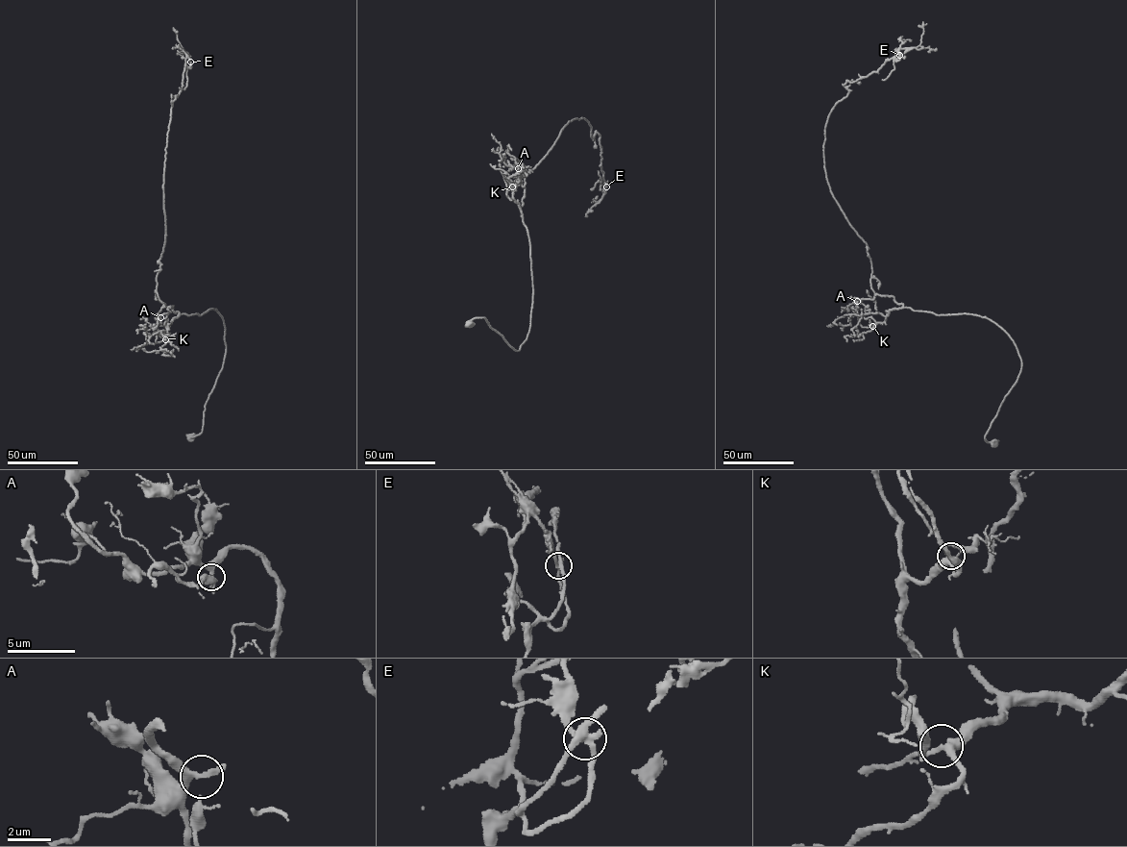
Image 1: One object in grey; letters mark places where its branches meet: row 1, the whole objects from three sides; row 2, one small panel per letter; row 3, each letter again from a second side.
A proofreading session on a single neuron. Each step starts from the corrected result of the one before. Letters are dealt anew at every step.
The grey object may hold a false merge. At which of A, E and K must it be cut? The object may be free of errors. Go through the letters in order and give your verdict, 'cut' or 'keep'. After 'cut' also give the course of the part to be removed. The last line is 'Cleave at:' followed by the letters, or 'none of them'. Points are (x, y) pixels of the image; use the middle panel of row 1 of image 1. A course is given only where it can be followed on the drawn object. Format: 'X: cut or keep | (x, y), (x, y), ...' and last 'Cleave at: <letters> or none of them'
A: keep
E: cut | (606, 186), (600, 200), (594, 202), (593, 199)
K: keep
Cleave at: E

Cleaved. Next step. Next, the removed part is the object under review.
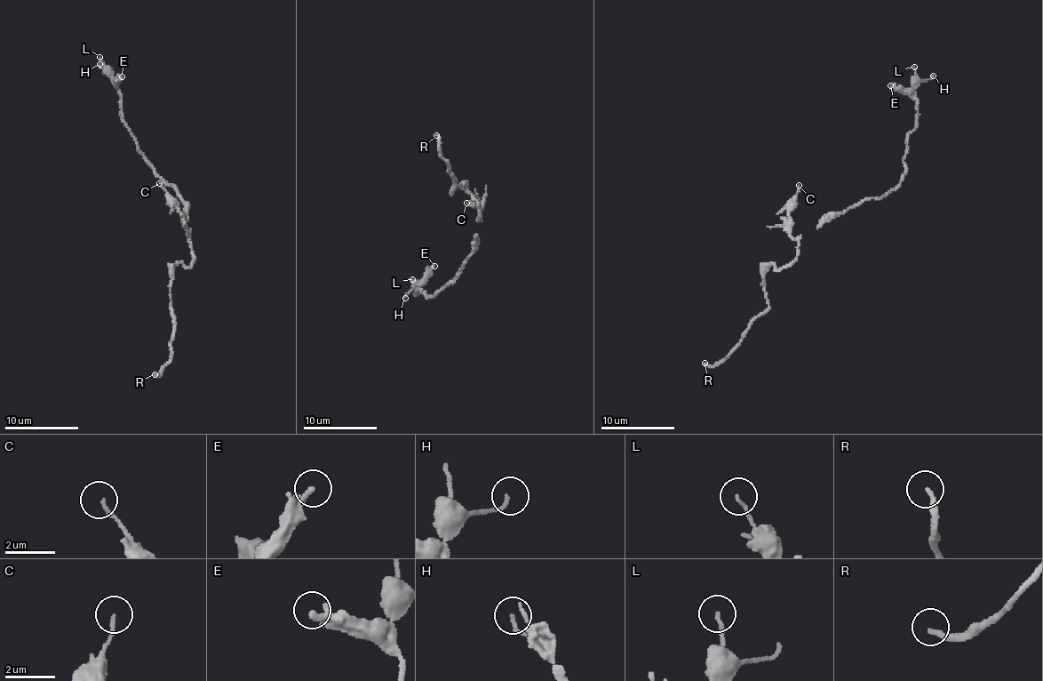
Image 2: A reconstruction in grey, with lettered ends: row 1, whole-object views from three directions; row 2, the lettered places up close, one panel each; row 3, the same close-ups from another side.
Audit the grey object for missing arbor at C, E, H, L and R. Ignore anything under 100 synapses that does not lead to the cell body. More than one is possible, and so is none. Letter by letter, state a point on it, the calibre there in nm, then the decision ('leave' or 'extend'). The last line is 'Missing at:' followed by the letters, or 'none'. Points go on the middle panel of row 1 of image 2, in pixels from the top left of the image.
C: place (466, 203); calibre 140 nm; leave
E: place (434, 266); calibre 180 nm; leave
H: place (405, 298); calibre 140 nm; leave
L: place (412, 279); calibre 120 nm; leave
R: place (436, 135); calibre 190 nm; extend
Missing at: R

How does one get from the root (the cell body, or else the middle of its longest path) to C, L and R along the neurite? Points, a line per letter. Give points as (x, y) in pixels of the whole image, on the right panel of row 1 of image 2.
C: (822, 225), (795, 238), (790, 235), (789, 212), (799, 185)
L: (822, 225), (856, 204), (881, 196), (900, 182), (908, 135), (915, 127), (918, 113), (914, 67)
R: (822, 225), (800, 235), (797, 257), (789, 264), (768, 268), (768, 307), (742, 341), (719, 363), (704, 363)

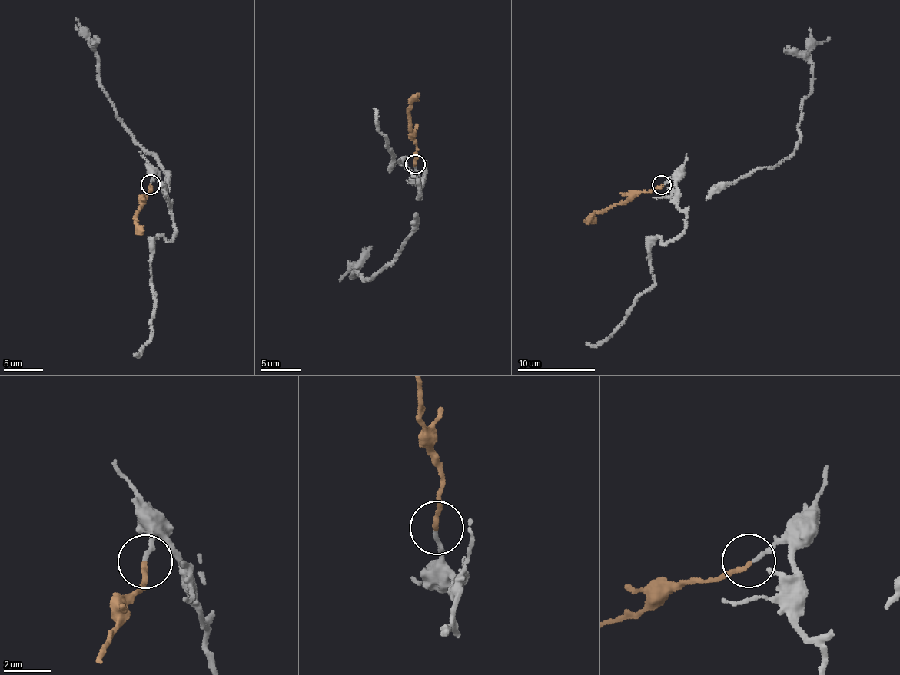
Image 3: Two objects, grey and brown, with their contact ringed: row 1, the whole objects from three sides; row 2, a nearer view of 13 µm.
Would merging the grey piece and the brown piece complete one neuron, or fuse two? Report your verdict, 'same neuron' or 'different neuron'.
same neuron

